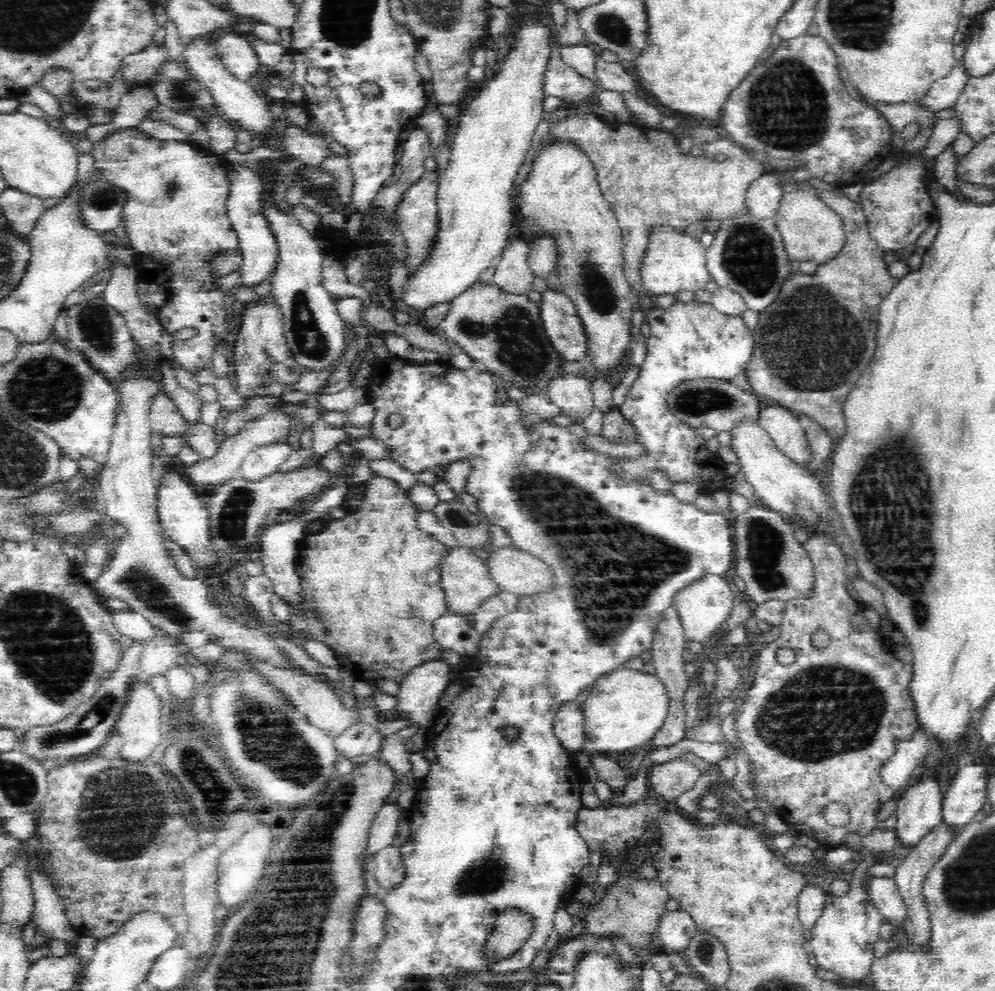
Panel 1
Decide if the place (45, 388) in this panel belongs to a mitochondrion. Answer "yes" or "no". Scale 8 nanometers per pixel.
yes

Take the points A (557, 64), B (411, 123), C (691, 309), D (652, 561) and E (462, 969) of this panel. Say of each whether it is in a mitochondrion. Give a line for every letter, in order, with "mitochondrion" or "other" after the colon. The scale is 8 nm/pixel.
A: other
B: other
C: other
D: mitochondrion
E: other

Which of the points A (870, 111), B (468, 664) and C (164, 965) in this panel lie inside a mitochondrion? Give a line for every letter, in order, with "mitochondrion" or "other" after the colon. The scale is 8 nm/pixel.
A: other
B: other
C: other

